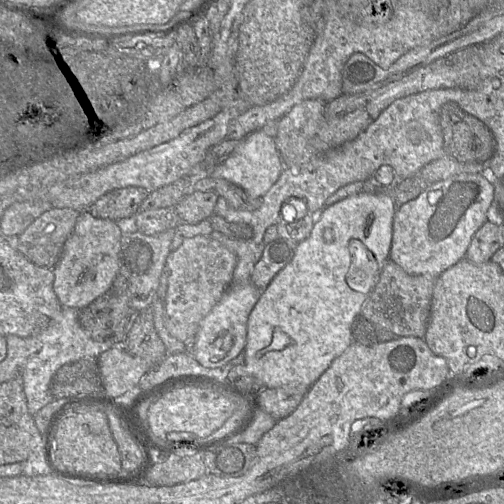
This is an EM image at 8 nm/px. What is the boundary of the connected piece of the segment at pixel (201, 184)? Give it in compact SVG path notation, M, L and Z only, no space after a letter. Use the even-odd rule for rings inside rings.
M256 130L247 135L222 163L212 168L212 176L208 174L199 178L193 190L214 191L213 178L223 178L244 189L250 197L263 197L278 180L283 169L284 164L274 138L261 130Z

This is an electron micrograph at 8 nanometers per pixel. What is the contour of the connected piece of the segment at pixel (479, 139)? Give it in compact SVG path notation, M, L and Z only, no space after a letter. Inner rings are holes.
M445 103L439 113L447 156L462 163L486 163L496 147L488 127L456 103Z

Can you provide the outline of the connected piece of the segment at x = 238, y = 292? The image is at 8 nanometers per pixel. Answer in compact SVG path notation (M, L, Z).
M250 281L243 284L232 284L225 291L220 301L201 321L194 338L190 342L185 342L185 344L190 344L190 353L199 364L206 368L218 368L227 364L244 350L247 337L247 320L260 295L261 290L255 287Z

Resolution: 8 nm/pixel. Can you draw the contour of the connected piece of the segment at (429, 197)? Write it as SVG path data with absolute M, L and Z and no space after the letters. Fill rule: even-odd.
M481 173L459 174L425 188L416 198L397 207L393 217L392 242L389 260L411 275L436 279L445 270L465 258L477 230L488 220L488 211L495 204L494 182Z

